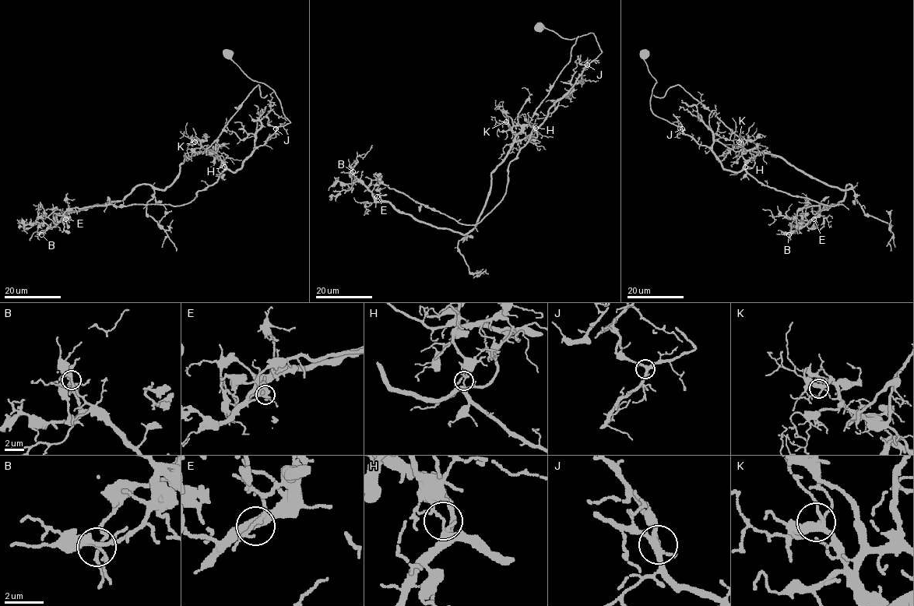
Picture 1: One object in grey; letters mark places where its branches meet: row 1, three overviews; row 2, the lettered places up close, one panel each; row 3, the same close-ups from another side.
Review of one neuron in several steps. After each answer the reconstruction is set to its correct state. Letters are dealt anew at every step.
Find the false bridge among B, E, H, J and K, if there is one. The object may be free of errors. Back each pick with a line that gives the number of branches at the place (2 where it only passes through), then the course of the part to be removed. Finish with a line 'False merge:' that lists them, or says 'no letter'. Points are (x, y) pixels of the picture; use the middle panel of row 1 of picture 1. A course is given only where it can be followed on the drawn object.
H: 4 branches meet; foreign part runs (536, 128), (509, 164), (502, 199), (475, 224), (459, 223), (390, 189), (375, 179), (375, 174), (381, 174)
False merge: H

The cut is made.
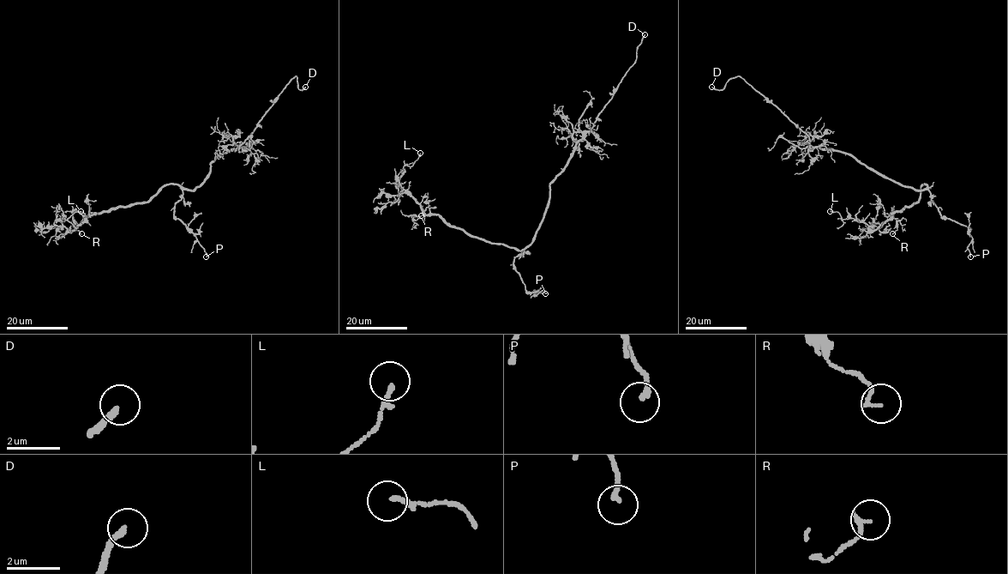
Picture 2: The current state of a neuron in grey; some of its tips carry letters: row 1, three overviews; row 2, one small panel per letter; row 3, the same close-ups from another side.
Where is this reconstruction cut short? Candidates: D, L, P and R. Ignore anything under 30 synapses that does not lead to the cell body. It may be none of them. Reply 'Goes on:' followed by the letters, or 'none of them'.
Goes on: D

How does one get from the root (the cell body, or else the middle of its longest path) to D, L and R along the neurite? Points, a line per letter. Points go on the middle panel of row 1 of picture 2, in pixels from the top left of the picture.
D: (543, 214), (551, 181), (566, 163), (572, 148), (589, 132), (614, 90), (636, 61), (637, 46), (644, 34)
L: (543, 214), (535, 238), (521, 250), (450, 227), (437, 214), (427, 214), (401, 190), (403, 167), (420, 153)
R: (543, 214), (535, 238), (521, 250), (471, 237), (449, 226), (437, 214), (412, 218), (416, 220), (421, 215)

